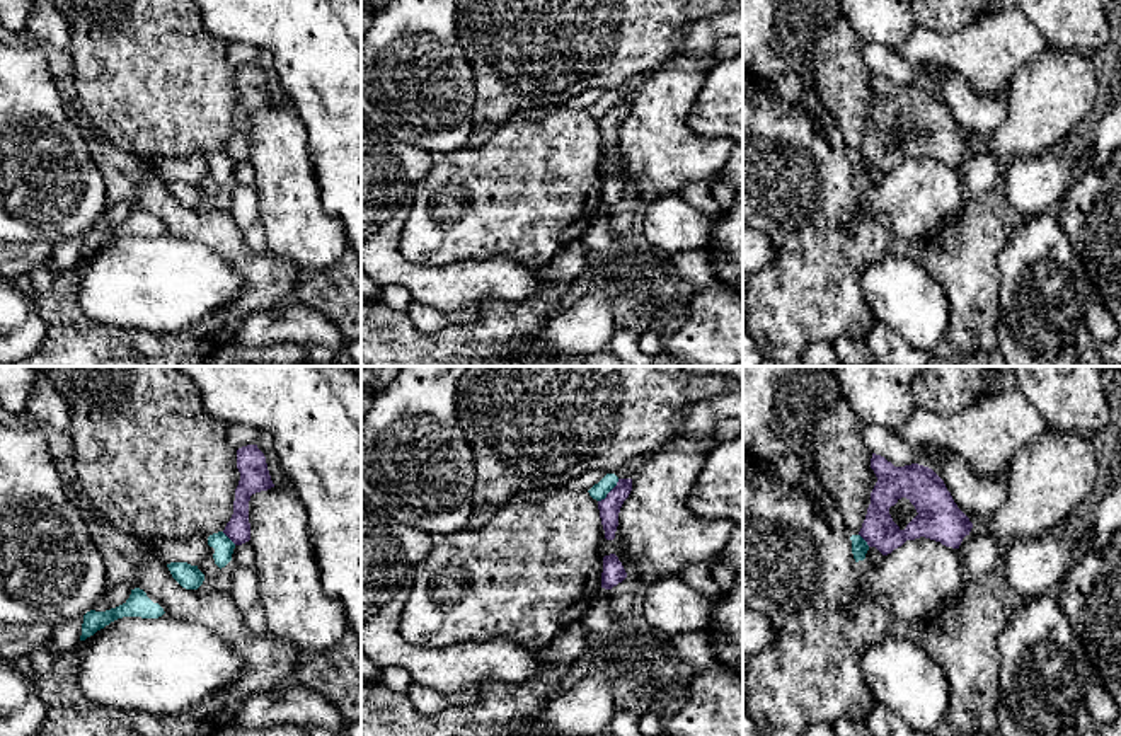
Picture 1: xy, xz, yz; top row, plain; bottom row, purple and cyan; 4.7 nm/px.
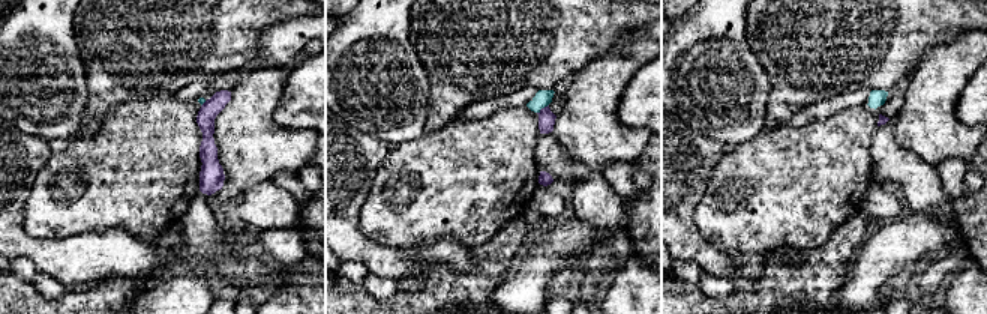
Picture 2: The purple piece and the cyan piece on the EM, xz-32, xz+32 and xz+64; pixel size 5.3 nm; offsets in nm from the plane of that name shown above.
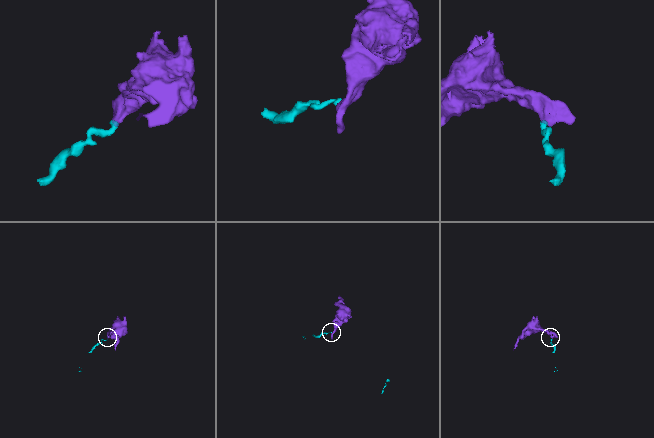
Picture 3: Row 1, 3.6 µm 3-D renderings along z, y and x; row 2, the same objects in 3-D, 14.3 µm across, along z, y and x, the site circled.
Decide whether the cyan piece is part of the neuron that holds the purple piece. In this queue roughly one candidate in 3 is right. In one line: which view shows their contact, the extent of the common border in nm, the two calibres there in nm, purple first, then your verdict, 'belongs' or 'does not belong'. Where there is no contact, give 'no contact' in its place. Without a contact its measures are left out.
xz | 150 nm | 100/80 nm | does not belong

